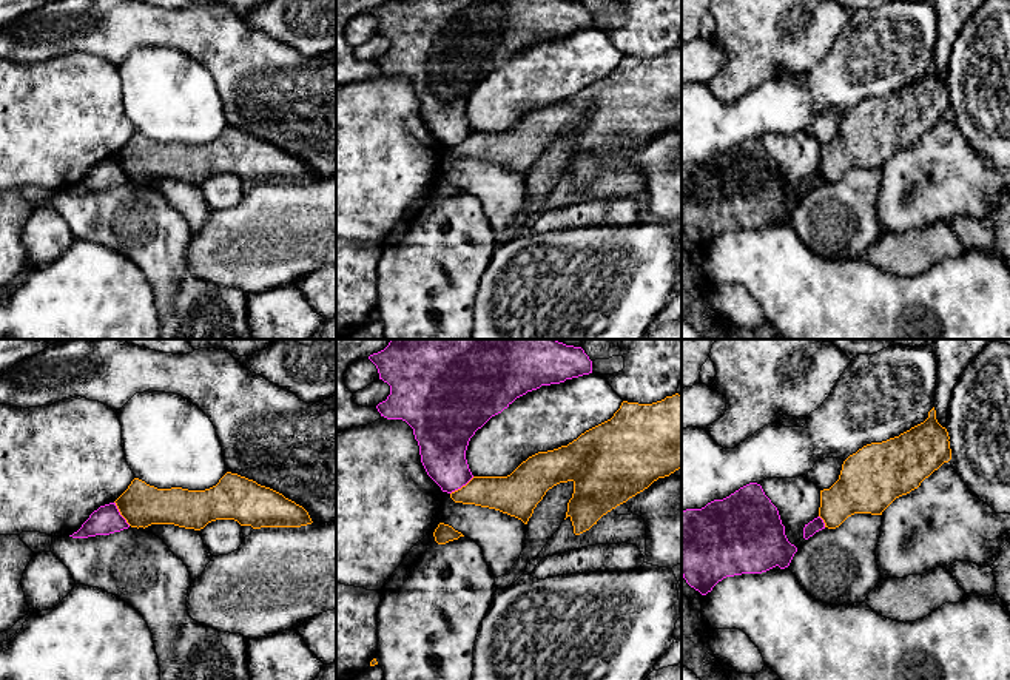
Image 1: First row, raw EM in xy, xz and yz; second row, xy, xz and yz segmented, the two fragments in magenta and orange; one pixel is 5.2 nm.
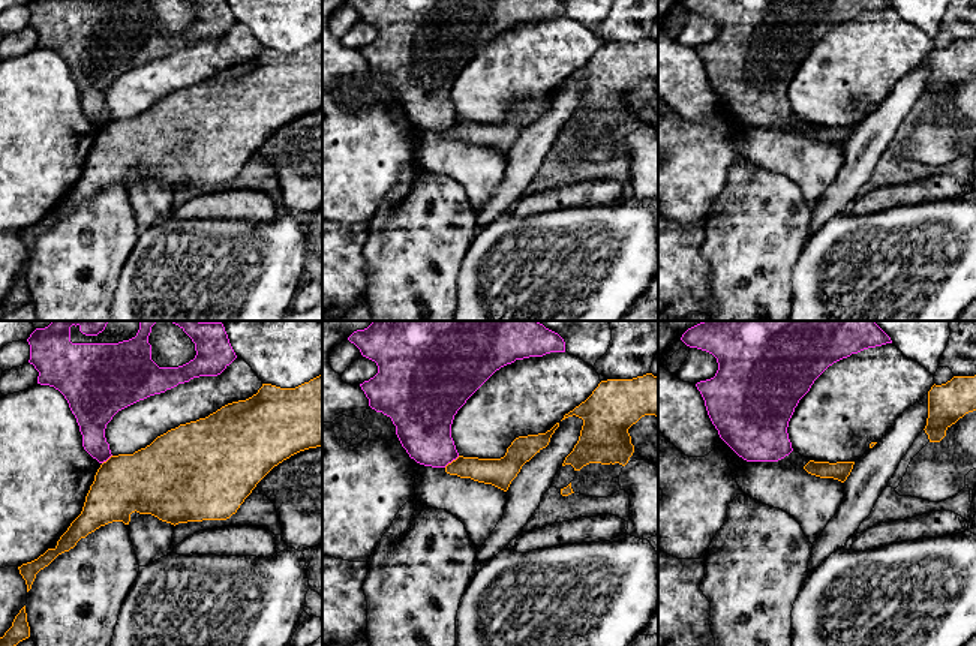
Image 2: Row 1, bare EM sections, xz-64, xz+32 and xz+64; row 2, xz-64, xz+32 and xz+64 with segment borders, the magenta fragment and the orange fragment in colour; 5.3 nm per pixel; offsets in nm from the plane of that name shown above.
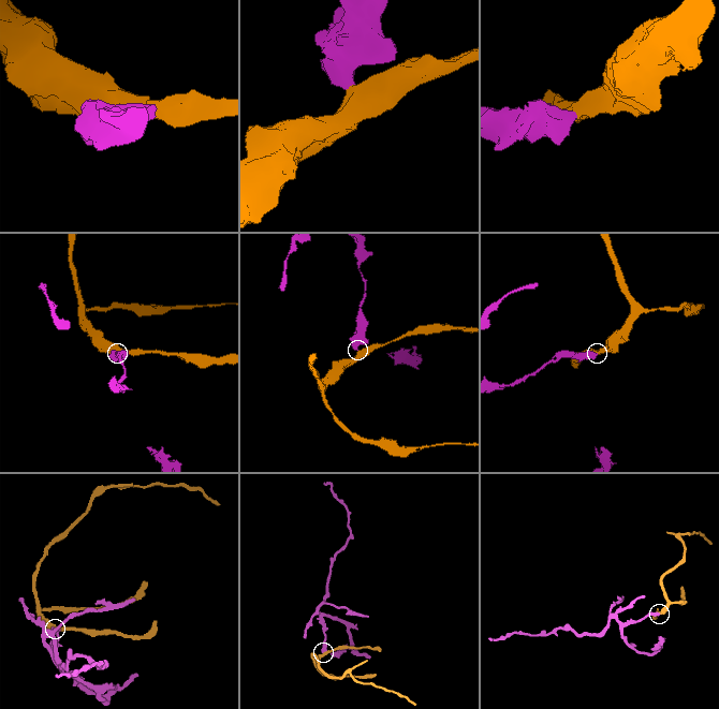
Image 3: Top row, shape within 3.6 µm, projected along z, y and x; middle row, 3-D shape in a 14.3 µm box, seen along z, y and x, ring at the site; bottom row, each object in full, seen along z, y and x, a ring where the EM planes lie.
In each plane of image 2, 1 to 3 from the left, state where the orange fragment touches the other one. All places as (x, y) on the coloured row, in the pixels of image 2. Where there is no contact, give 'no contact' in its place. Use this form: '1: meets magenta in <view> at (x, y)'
1: meets magenta in xz-64 at (107, 459)
2: meets magenta in xz+32 at (452, 460)
3: no contact

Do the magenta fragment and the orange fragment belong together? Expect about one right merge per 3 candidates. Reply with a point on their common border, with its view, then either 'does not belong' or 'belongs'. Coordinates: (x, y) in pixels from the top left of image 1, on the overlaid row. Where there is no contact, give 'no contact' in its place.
contact xy (119, 514); does not belong

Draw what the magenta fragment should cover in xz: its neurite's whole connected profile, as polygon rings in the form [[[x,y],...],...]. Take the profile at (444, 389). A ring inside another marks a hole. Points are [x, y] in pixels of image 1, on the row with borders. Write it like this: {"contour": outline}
{"contour": [[[390,339],[384,350],[370,355],[369,359],[376,365],[379,379],[390,385],[387,399],[376,406],[378,412],[387,419],[402,419],[413,429],[427,475],[447,493],[473,478],[466,450],[475,432],[492,416],[541,385],[592,373],[592,361],[581,347],[557,339]]]}

